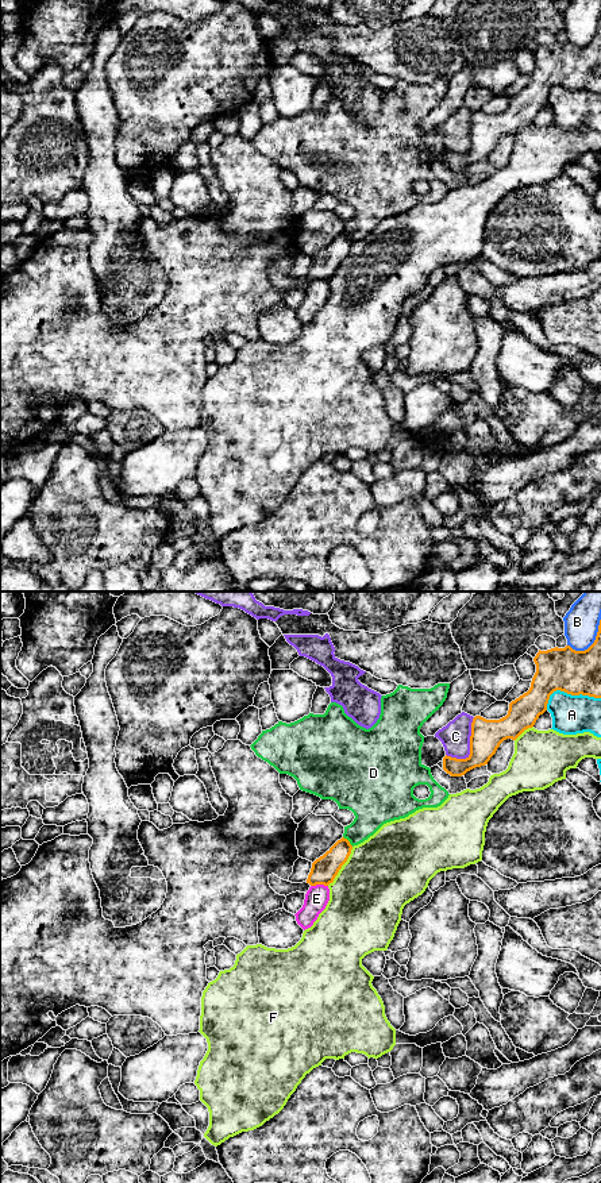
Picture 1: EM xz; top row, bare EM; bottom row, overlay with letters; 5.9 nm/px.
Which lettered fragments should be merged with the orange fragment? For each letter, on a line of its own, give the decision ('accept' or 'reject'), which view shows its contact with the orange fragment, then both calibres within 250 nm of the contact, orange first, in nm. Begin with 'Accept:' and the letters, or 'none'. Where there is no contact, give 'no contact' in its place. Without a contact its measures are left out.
Accept: none
A: reject; meets orange in xz; 260 nm thick on the orange side, 240 nm on the other
B: reject; meets orange in xz; 260 nm thick on the orange side, 200 nm on the other
C: reject; meets orange in xz; 190 nm thick on the orange side, 180 nm on the other
D: reject; meets orange in xz; 150 nm thick on the orange side, 240 nm on the other
E: reject; meets orange in xz; 150 nm thick on the orange side, 140 nm on the other
F: reject; meets orange in xz; 150 nm thick on the orange side, 460 nm on the other

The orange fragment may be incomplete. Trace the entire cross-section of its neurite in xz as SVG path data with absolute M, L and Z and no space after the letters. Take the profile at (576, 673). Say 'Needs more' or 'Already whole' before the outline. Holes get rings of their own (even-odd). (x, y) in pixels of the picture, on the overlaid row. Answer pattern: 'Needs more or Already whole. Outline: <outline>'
Already whole. Outline: M601 620L594 643L585 651L575 651L570 646L565 648L551 648L540 651L533 658L536 673L527 693L509 704L508 714L500 720L486 720L475 716L471 722L470 755L466 759L451 756L443 758L443 770L451 777L462 777L467 771L488 764L496 754L500 744L512 739L516 740L525 729L532 728L547 710L550 695L556 691L565 691L571 695L589 695L601 698Z

